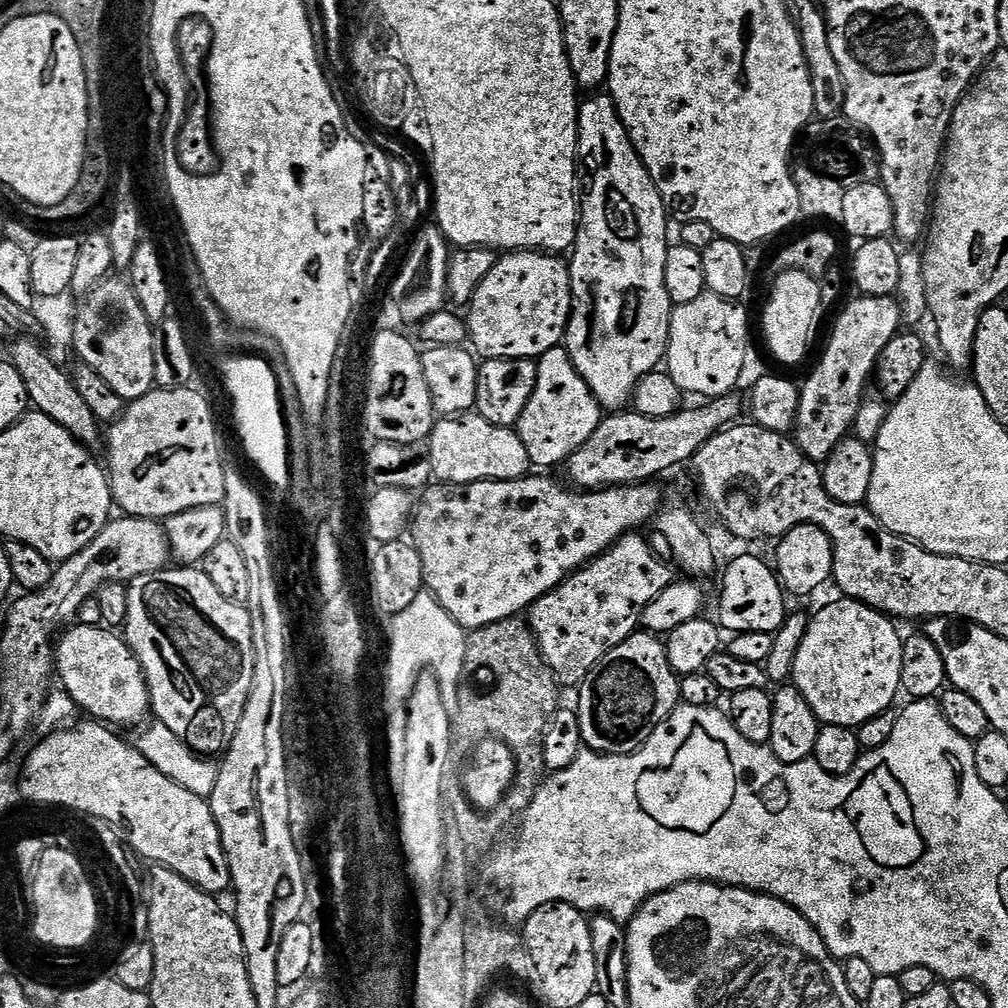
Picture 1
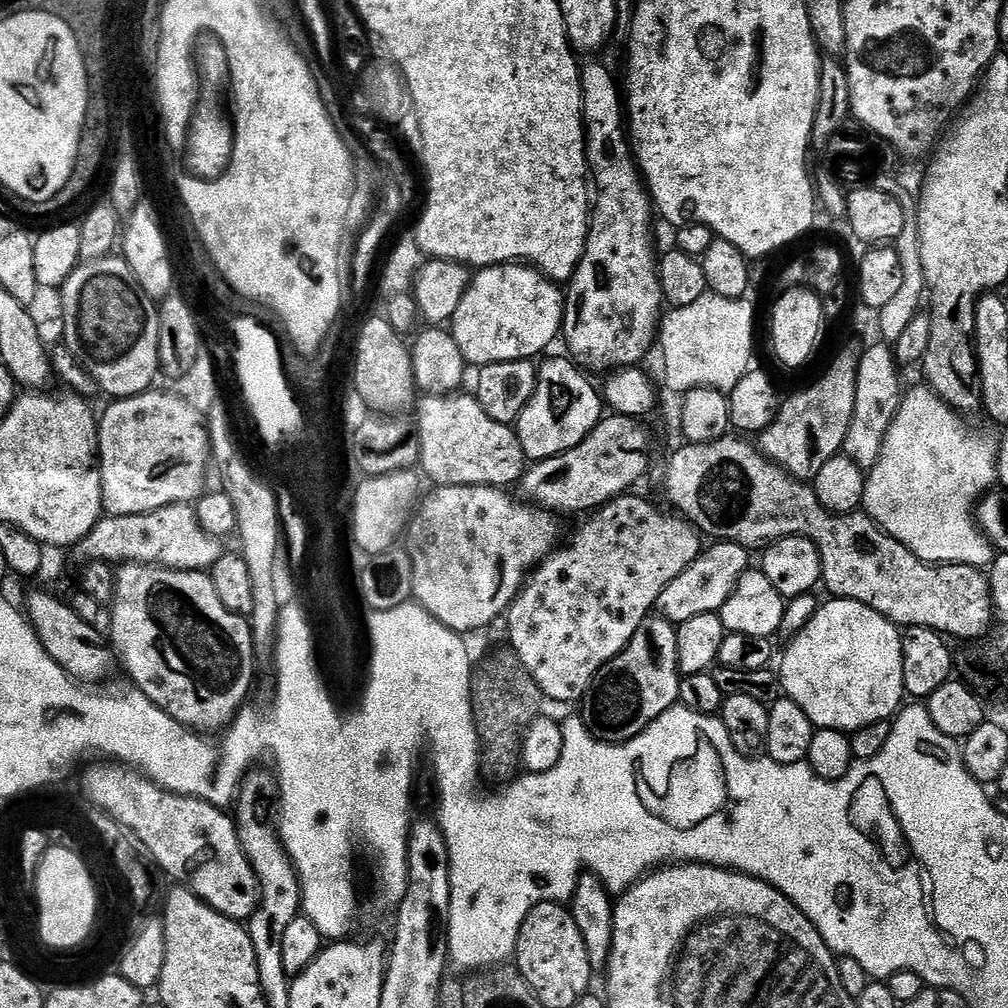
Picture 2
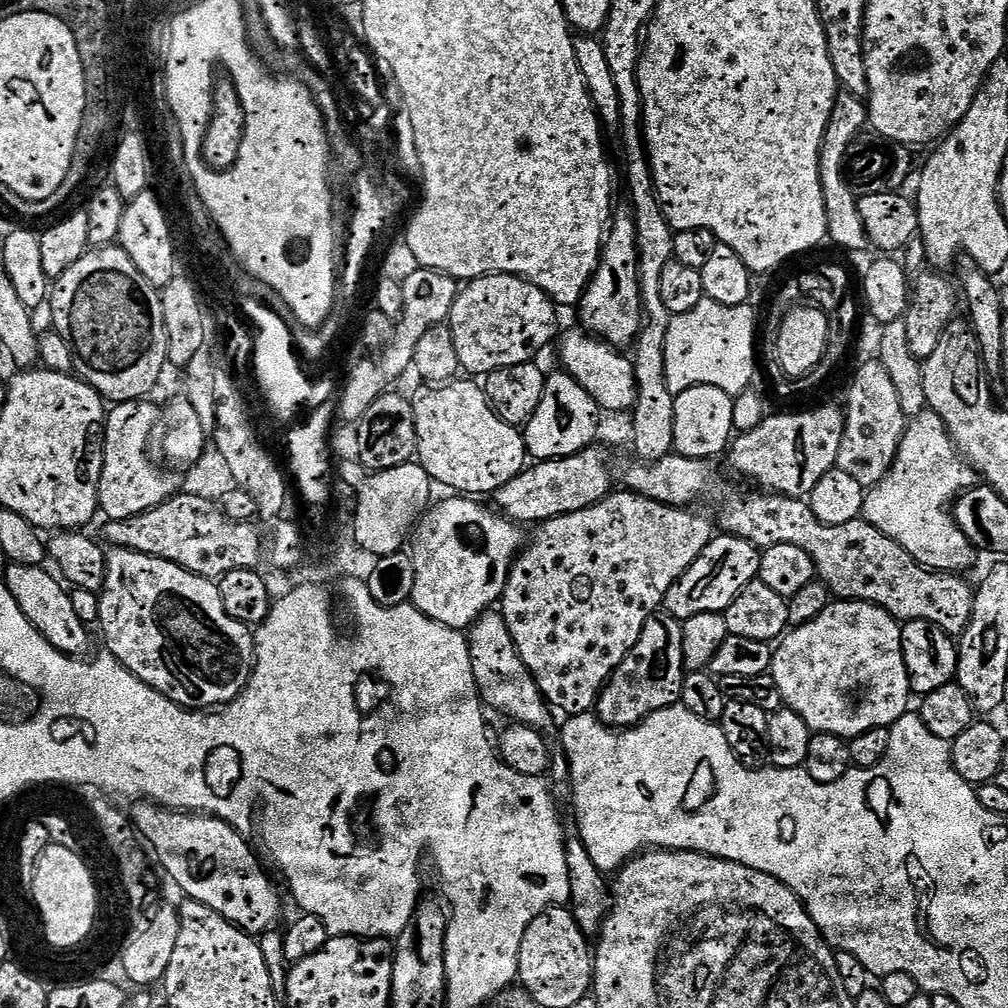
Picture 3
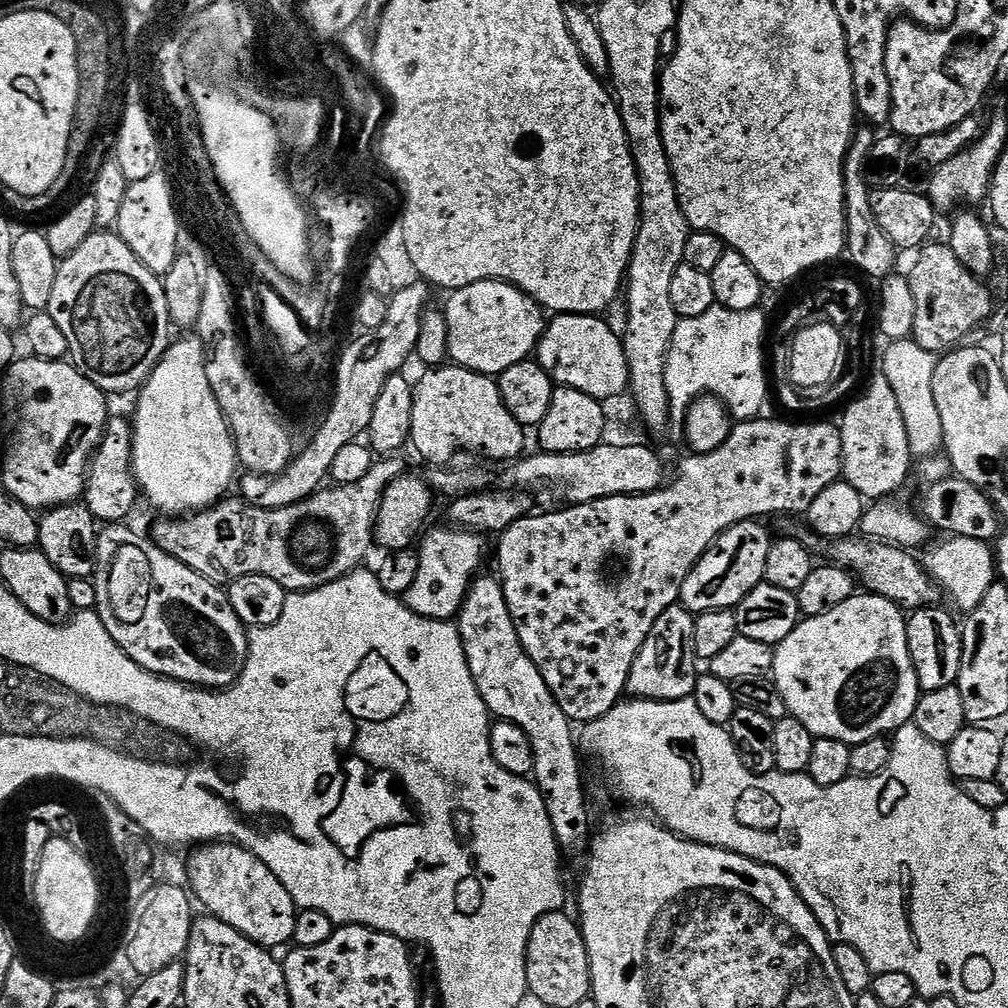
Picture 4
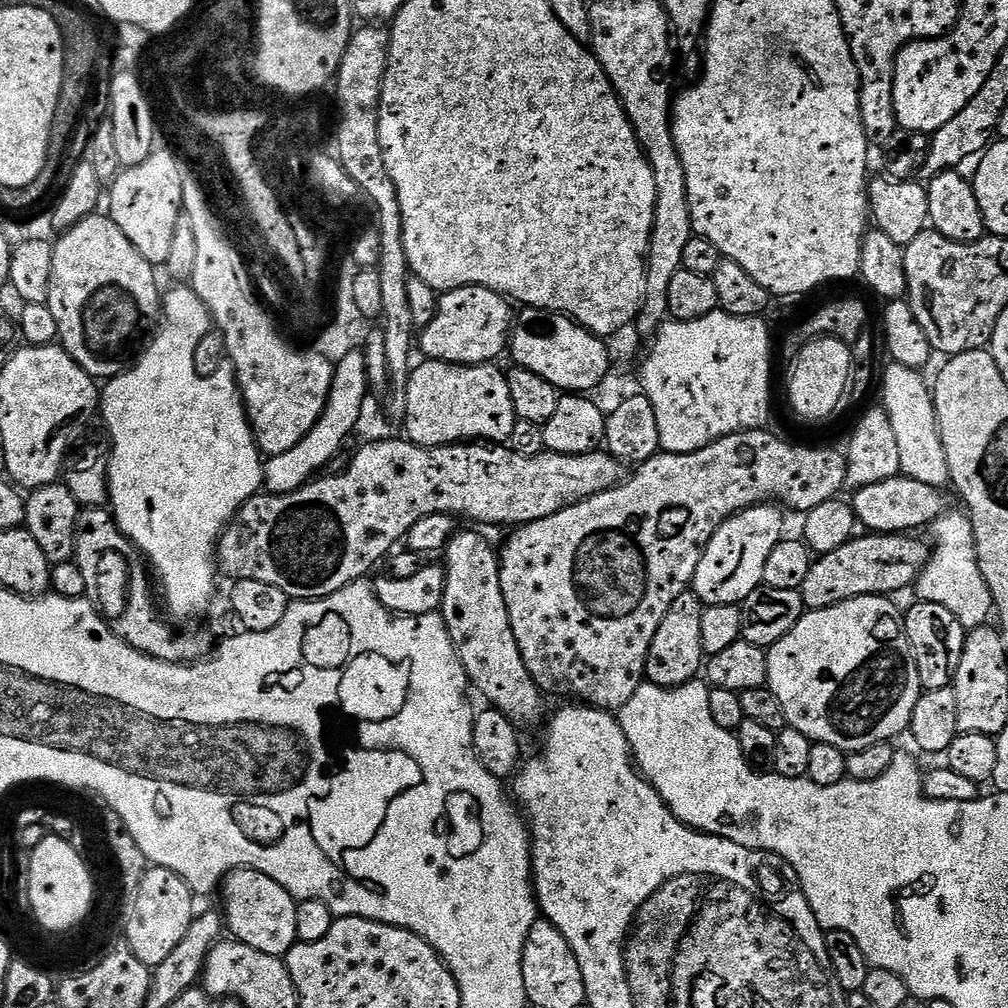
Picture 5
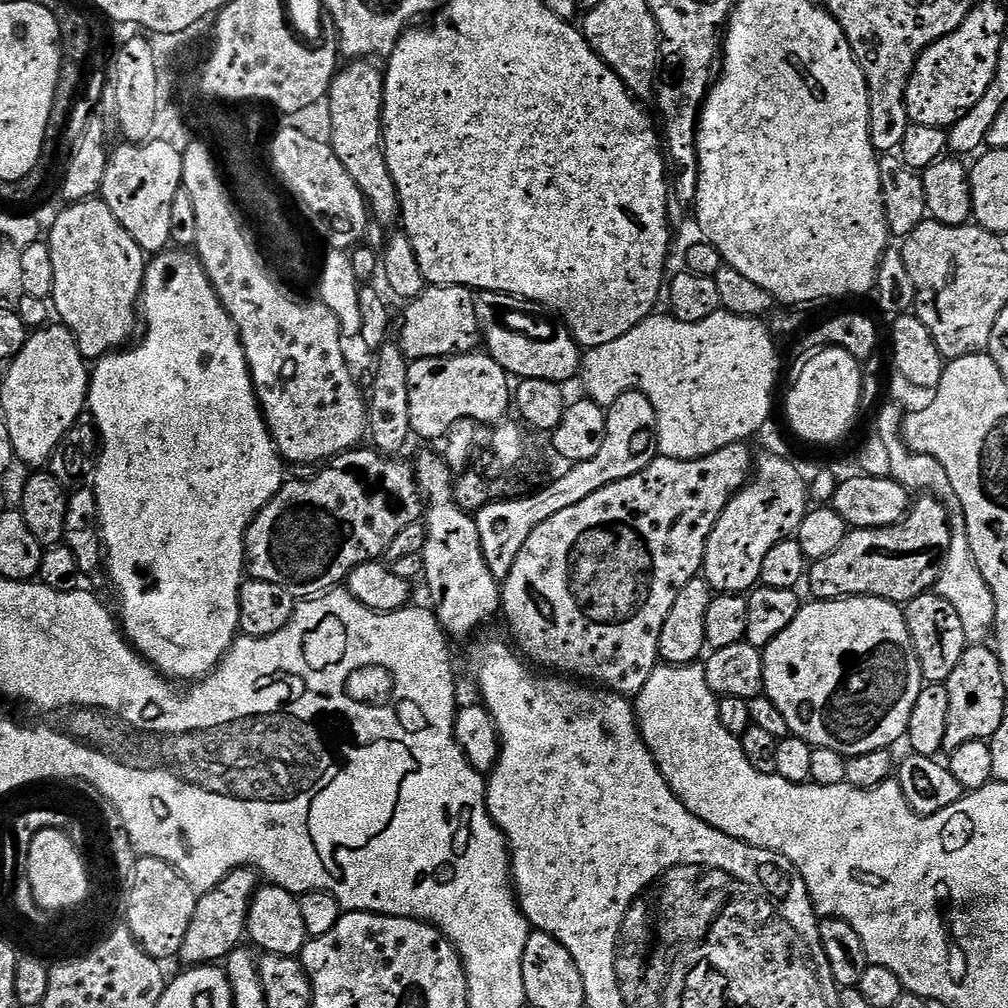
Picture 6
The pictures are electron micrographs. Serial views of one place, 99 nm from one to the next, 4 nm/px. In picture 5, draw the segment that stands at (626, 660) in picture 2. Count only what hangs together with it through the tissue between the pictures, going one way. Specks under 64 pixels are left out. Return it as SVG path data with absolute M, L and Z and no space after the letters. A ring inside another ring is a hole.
M691 590L684 592L672 603L672 609L666 618L662 618L662 626L658 626L658 634L654 634L654 642L650 642L644 667L647 683L657 684L660 688L681 688L701 675L706 664L706 653L702 646L705 607Z

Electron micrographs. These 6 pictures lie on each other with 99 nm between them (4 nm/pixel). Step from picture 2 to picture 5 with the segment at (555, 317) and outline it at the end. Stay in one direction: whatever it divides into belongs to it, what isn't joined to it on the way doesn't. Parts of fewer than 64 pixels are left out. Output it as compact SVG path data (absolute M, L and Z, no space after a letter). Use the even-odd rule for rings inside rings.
M475 284L465 288L455 288L453 292L445 292L439 297L436 313L430 326L422 329L418 336L418 348L430 360L441 360L447 364L486 364L499 361L499 356L505 355L510 344L510 333L514 323L513 305L505 297L494 290Z

